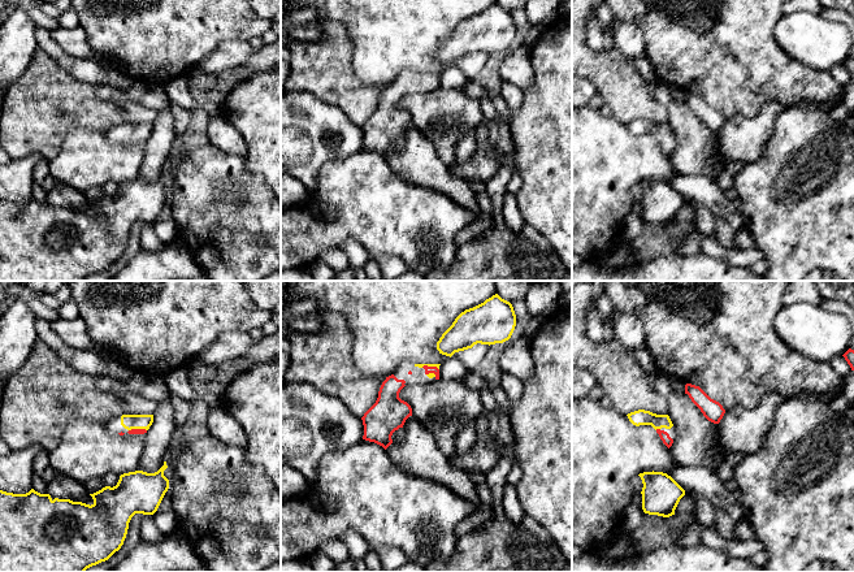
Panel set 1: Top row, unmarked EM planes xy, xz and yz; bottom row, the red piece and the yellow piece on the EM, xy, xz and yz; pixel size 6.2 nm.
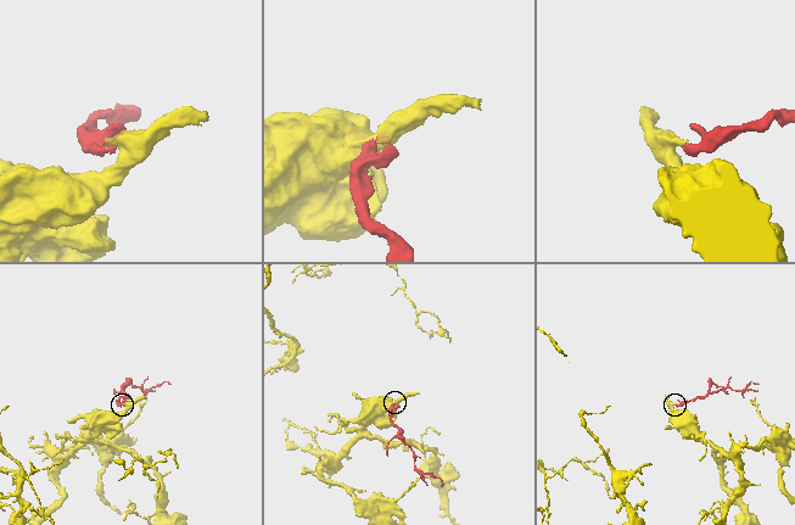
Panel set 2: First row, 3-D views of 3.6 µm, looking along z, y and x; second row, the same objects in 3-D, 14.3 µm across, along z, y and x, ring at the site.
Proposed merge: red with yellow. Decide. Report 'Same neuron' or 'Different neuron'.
Same neuron

